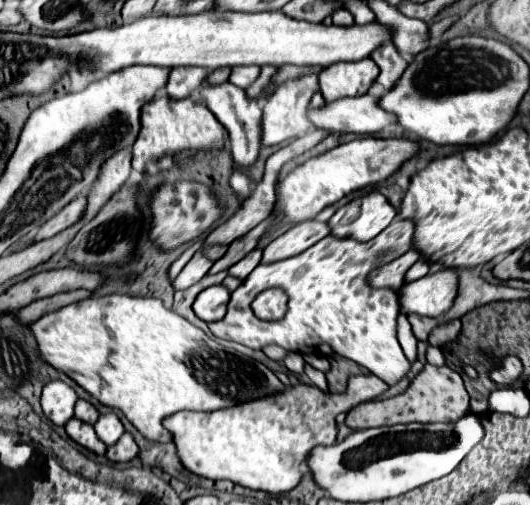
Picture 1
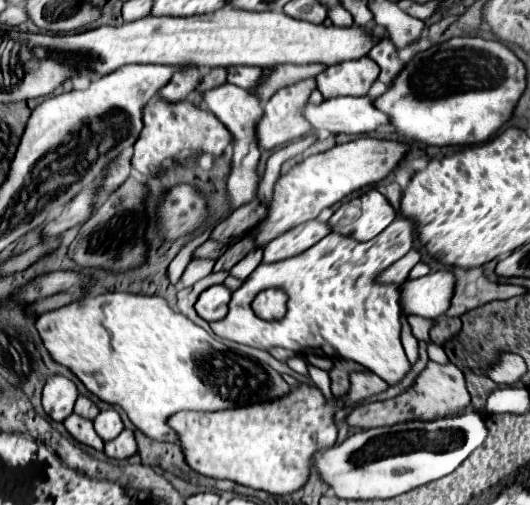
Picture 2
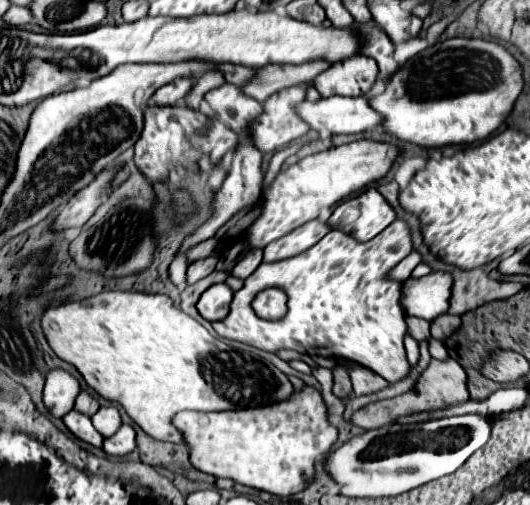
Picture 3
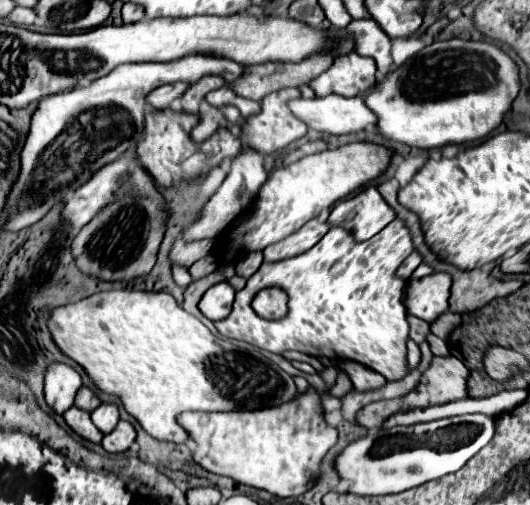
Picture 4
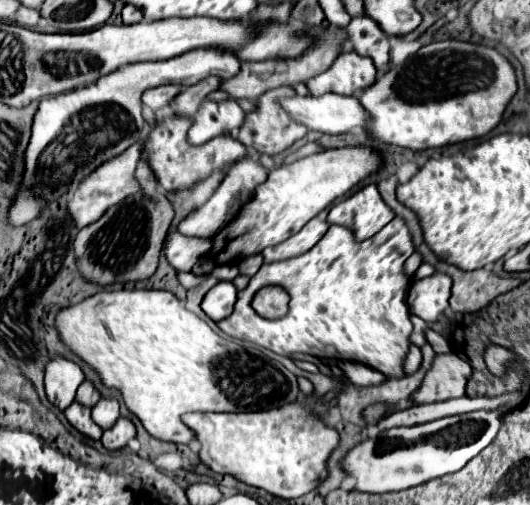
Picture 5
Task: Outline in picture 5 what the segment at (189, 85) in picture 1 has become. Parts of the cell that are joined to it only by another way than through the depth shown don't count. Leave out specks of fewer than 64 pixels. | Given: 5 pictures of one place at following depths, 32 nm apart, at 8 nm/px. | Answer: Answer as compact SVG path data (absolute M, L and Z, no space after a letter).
M170 84L170 86L158 86L152 88L148 92L144 92L142 100L146 106L150 106L154 112L160 112L164 108L170 106L170 102L176 98L176 94L180 94L182 86L180 84Z

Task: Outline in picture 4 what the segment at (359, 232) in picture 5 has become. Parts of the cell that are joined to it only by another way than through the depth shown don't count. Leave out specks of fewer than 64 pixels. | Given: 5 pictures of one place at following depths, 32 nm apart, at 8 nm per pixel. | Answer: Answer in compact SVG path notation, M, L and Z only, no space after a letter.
M368 186L358 196L338 202L332 208L328 224L342 226L344 230L354 232L358 242L364 242L376 236L394 218L394 210L386 204L380 192L374 186Z

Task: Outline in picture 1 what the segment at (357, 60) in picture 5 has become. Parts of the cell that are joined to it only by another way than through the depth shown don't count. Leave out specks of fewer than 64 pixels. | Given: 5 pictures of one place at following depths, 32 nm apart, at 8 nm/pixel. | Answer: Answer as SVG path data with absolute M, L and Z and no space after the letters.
M370 58L358 62L338 62L320 72L320 92L326 102L346 96L366 94L378 76L376 62Z

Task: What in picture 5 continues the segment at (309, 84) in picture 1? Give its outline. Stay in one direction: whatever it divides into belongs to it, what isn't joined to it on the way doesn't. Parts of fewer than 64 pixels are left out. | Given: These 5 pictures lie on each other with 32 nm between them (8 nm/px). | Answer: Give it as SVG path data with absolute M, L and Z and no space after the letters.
M284 86L284 88L276 88L276 90L270 90L270 92L266 92L264 96L260 96L258 100L256 100L256 104L258 104L258 110L254 110L254 112L250 112L248 116L246 116L246 120L244 120L244 124L242 124L242 128L240 128L240 134L238 134L238 140L244 144L244 146L248 146L248 148L254 148L256 152L260 152L260 154L270 154L270 156L274 156L274 154L280 154L280 152L284 152L288 146L292 146L296 140L300 140L300 138L304 138L306 136L306 126L304 124L298 124L296 120L292 120L290 118L290 114L280 106L280 96L294 96L296 92L292 90L292 88L288 88L288 86Z

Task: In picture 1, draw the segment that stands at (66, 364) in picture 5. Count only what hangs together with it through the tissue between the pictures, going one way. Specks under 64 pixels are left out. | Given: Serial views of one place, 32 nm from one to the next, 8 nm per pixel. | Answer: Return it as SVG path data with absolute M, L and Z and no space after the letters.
M62 380L48 382L42 392L44 416L52 420L56 426L66 426L66 422L74 416L76 400L78 400L76 392Z

